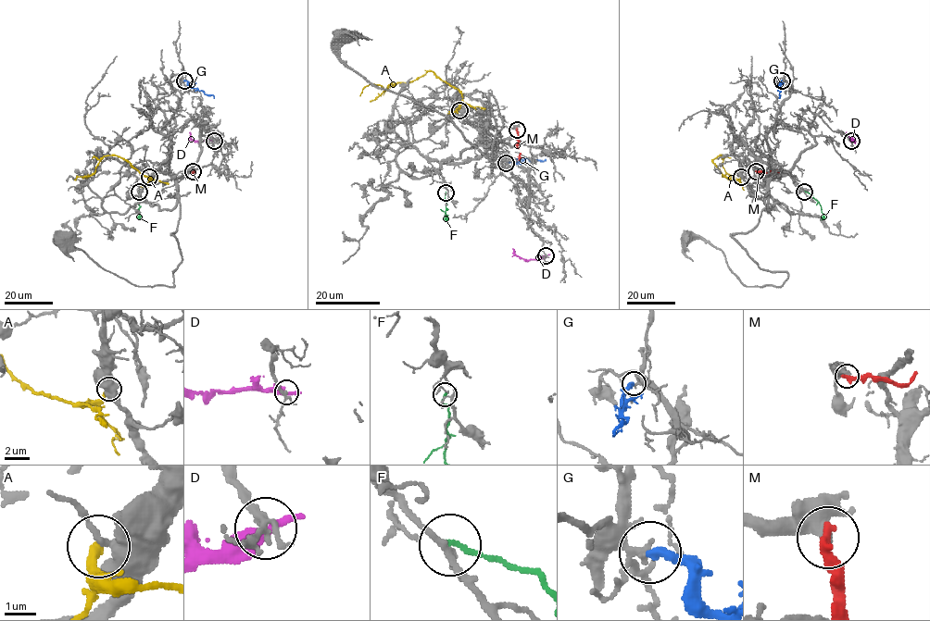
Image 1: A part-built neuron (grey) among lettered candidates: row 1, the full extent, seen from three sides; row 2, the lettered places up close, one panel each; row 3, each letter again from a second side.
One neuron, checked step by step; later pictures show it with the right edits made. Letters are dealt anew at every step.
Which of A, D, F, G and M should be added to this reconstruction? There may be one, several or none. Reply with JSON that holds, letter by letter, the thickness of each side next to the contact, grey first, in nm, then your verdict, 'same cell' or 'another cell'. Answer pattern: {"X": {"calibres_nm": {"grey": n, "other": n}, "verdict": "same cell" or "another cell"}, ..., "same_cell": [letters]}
{"A": {"calibres_nm": {"grey": 400, "other": 340}, "verdict": "another cell"}, "D": {"calibres_nm": {"grey": 190, "other": 380}, "verdict": "another cell"}, "F": {"calibres_nm": {"grey": 190, "other": 200}, "verdict": "another cell"}, "G": {"calibres_nm": {"grey": 150, "other": 320}, "verdict": "same cell"}, "M": {"calibres_nm": {"grey": 500, "other": 380}, "verdict": "another cell"}, "same_cell": ["G"]}

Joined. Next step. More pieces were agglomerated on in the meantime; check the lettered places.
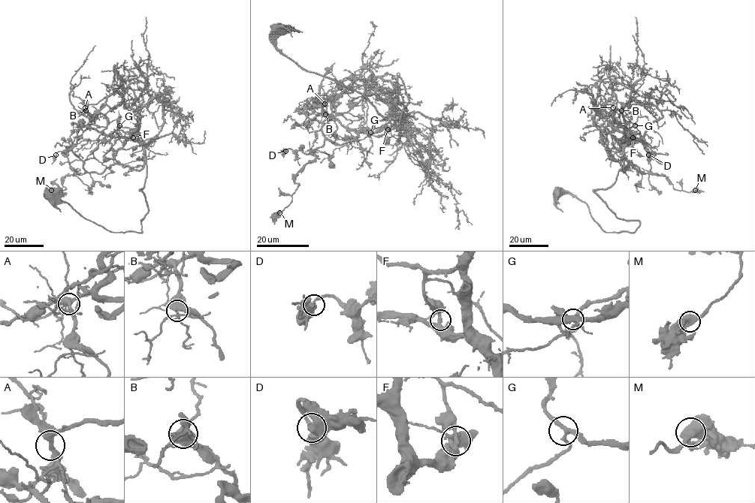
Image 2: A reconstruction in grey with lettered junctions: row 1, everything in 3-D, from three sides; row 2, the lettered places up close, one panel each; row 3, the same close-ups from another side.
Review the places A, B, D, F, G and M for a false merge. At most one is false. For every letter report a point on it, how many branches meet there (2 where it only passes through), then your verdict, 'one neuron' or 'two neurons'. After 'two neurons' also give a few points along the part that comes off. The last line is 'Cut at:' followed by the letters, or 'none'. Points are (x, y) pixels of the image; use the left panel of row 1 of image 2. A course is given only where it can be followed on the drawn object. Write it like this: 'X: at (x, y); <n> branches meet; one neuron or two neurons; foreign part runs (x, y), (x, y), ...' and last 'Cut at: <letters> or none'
A: at (85, 107); 3 branches meet; one neuron
B: at (86, 110); 3 branches meet; one neuron
D: at (55, 155); 2 branches meet; one neuron
F: at (133, 137); 3 branches meet; two neurons; foreign part runs (133, 137), (139, 118), (123, 103), (111, 109), (108, 97), (128, 79), (140, 80), (161, 100), (152, 118)
G: at (119, 125); 3 branches meet; one neuron
M: at (51, 190); 3 branches meet; one neuron
Cut at: F

